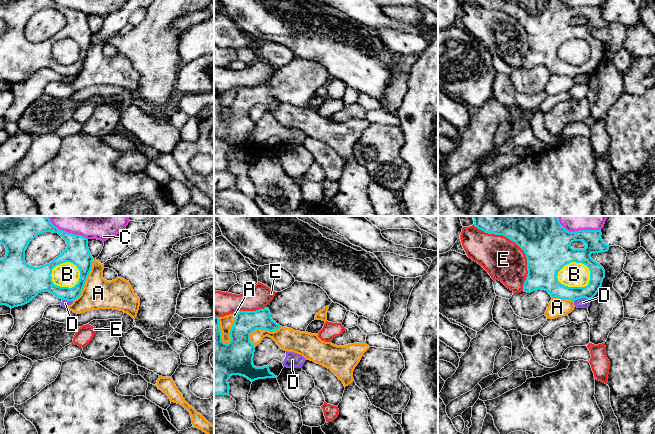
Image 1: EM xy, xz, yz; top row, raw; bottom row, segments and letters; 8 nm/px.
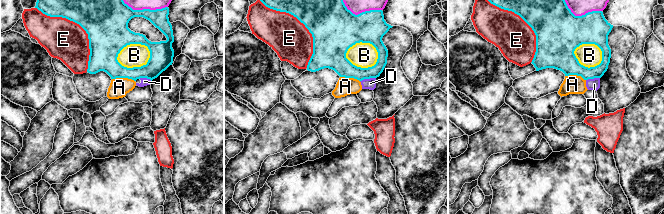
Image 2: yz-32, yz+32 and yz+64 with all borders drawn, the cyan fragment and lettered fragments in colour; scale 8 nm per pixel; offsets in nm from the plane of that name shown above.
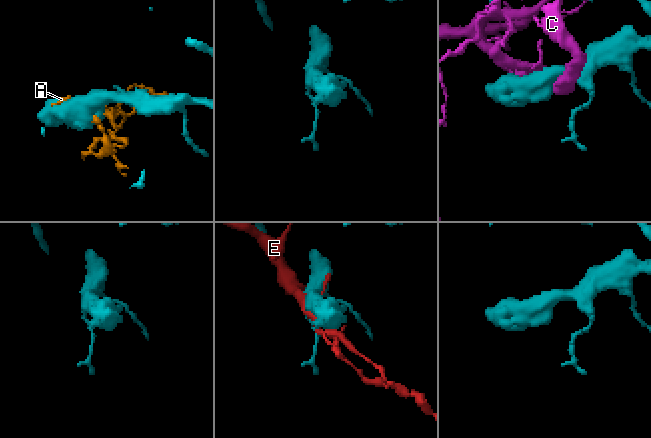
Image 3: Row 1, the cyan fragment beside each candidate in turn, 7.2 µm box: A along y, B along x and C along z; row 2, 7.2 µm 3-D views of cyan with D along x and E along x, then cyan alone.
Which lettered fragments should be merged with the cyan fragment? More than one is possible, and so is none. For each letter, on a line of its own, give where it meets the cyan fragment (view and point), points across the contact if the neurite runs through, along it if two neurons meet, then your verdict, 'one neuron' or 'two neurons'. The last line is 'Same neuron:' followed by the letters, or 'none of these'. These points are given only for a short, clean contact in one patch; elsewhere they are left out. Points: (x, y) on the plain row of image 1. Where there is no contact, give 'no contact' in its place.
A: meets cyan in xy at (86, 55); two neurons
B: meets cyan in yz at (571, 37); two neurons
C: meets cyan in xy at (70, 9); two neurons
D: meets cyan in yz at (581, 73); border along yz (589, 74), (577, 74), (573, 77); two neurons
E: meets cyan in yz at (518, 21); two neurons
Same neuron: none of these

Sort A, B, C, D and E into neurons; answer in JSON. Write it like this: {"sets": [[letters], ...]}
{"sets": [["A"], ["B", "D"], ["C"], ["E"]]}

